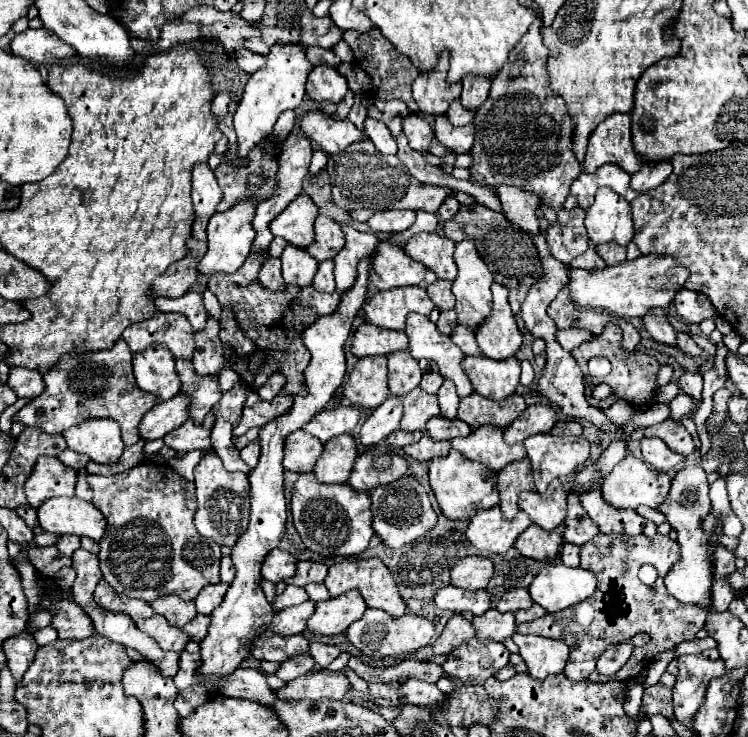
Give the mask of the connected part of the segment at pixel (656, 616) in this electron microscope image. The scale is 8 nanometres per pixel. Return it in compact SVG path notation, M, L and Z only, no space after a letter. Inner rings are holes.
M598 534L594 540L584 544L580 548L582 568L592 570L596 576L596 592L576 604L576 608L566 608L564 612L546 614L534 622L524 622L516 628L518 634L538 634L544 638L556 638L564 640L570 648L570 658L564 668L564 674L568 680L580 682L608 682L608 680L630 680L640 674L642 668L648 666L648 662L666 650L672 650L684 640L692 640L696 632L704 626L706 610L694 604L682 604L674 596L668 596L668 590L664 588L664 576L672 568L672 564L680 558L680 548L676 540L670 540L668 536L656 534L654 538L648 538L644 534L628 538L628 536L602 536ZM642 564L652 564L658 570L656 584L648 588L640 582L638 570ZM638 632L646 632L652 636L650 644L634 648L628 662L614 674L614 676L602 676L596 672L596 660L600 654L610 646L618 642L628 642Z

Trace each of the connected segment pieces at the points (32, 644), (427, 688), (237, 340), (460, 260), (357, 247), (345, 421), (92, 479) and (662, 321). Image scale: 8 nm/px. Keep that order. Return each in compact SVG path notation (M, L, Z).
M28 632L12 636L4 642L4 654L8 658L8 668L16 682L20 682L20 676L24 676L24 672L32 664L36 650L38 650L38 644Z
M406 680L400 684L400 700L402 704L414 704L414 706L430 706L444 702L444 694L436 688L436 684L420 682L420 680Z
M252 252L240 272L234 272L232 276L212 276L208 280L208 288L218 296L222 308L220 340L230 346L226 360L234 362L232 370L250 390L258 390L274 372L282 372L286 376L284 392L304 396L304 368L310 362L310 352L304 348L300 324L314 324L318 318L312 316L308 308L296 304L302 288L286 284L284 292L272 292L258 284L260 268L262 260Z
M472 240L456 242L454 260L458 264L458 276L456 276L454 284L452 284L452 292L456 296L458 322L466 324L470 328L478 328L484 322L484 318L490 314L490 310L492 310L492 292L490 292L490 286L494 282L494 276L488 270L488 266L482 262L482 258L478 256L478 250L472 244Z
M344 222L340 228L346 236L344 248L334 256L334 274L336 274L336 292L344 294L356 280L356 266L364 256L370 256L376 250L378 236L374 232L360 232Z
M336 406L330 410L322 410L316 418L312 418L304 426L304 432L326 442L332 436L352 432L358 420L360 420L360 410L356 406Z
M144 460L138 466L114 476L86 474L86 480L94 492L92 504L104 514L108 524L106 534L100 540L98 558L104 580L116 592L144 602L152 602L162 594L178 594L182 600L194 600L204 586L220 582L220 546L210 538L200 536L194 526L194 482L184 480L166 462L154 460Z
M656 310L652 314L648 314L646 318L642 318L646 330L650 332L650 336L656 340L656 342L662 342L662 344L670 344L670 346L676 346L676 330L672 328L670 320L666 314L656 314Z

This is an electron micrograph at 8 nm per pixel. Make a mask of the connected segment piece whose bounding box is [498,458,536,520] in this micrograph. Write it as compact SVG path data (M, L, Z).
M520 460L508 464L498 472L498 490L500 490L500 508L506 520L512 520L518 514L518 494L522 490L536 490L532 480L530 460Z

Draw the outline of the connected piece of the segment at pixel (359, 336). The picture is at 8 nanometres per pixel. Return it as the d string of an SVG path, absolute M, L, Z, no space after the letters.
M360 324L354 332L352 338L352 354L358 358L364 356L384 356L396 350L404 350L408 348L408 336L404 332L396 332L396 330L384 330L380 326L374 324Z

